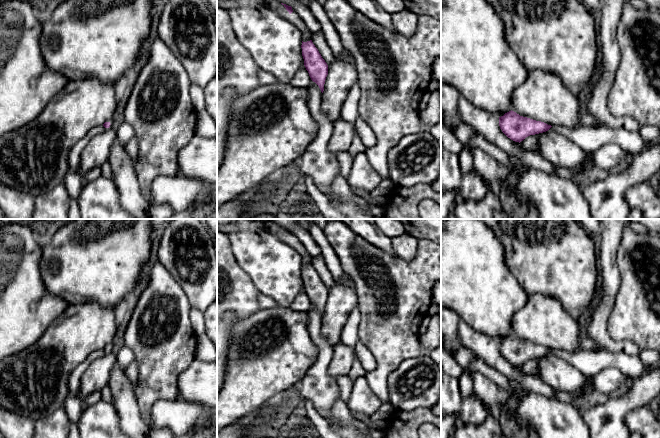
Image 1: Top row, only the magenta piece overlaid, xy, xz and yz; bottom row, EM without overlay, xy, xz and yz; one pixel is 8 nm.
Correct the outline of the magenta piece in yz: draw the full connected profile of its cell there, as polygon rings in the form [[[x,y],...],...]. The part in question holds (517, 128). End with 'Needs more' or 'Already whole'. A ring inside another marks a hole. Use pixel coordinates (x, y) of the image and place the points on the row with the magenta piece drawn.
[[[512,110],[499,117],[499,126],[508,138],[519,143],[530,135],[546,132],[552,127],[544,122],[520,116]]]. Already whole

